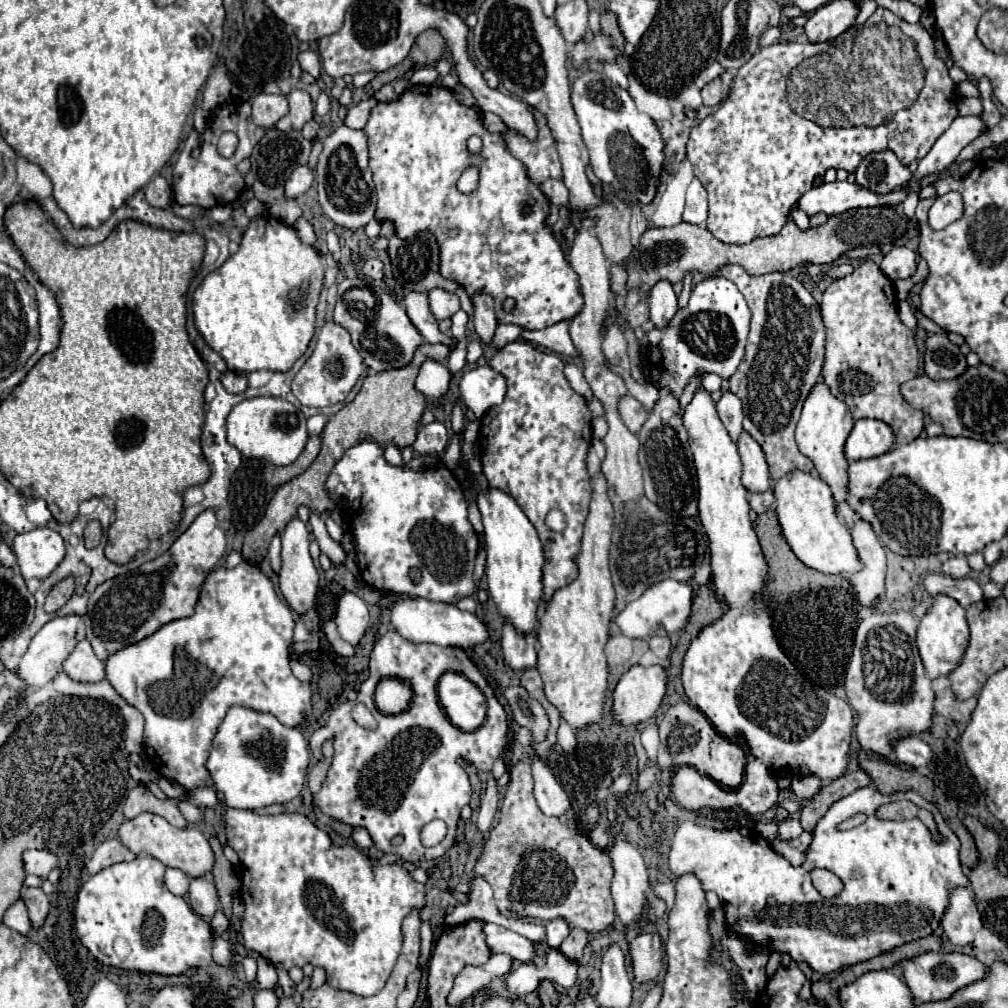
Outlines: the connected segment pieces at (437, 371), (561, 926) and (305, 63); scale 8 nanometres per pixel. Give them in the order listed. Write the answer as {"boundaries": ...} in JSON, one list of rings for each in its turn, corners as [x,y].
{"boundaries":[[[[425,360],[421,364],[421,368],[419,368],[419,376],[417,376],[415,388],[427,398],[427,402],[433,408],[443,408],[441,398],[447,396],[449,382],[451,382],[451,372],[449,372],[449,368],[443,362]]],[[[559,918],[547,922],[545,930],[547,930],[547,942],[549,942],[551,948],[559,948],[561,942],[563,942],[563,940],[569,936],[569,932],[571,932],[569,924],[567,924],[565,920],[559,920]]],[[[311,50],[307,52],[301,52],[299,54],[299,64],[301,64],[301,70],[303,72],[309,72],[313,78],[319,78],[319,70],[321,70],[321,62],[319,62],[319,56]]]]}

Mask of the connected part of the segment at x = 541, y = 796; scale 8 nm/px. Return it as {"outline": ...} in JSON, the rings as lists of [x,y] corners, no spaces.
{"outline":[[[543,762],[533,764],[533,780],[535,780],[535,790],[533,792],[535,792],[537,804],[543,810],[543,814],[555,816],[555,818],[565,816],[571,808],[569,796],[557,784],[555,776],[551,774],[551,770]]]}

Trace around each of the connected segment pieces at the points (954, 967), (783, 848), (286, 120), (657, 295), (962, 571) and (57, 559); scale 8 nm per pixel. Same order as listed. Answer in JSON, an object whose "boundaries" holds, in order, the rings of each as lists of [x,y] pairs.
{"boundaries":[[[[925,952],[913,960],[905,960],[901,964],[903,974],[905,974],[905,982],[909,986],[909,990],[913,992],[913,998],[917,1002],[939,1002],[939,1000],[947,1000],[951,998],[959,988],[965,988],[967,984],[973,984],[975,980],[983,980],[983,976],[987,976],[985,966],[967,956],[967,954],[941,954],[941,952]]],[[[803,832],[799,838],[791,840],[791,842],[781,842],[779,838],[773,842],[773,848],[785,858],[791,862],[791,866],[799,866],[803,864],[805,860],[805,854],[807,854],[807,848],[811,844],[811,834],[809,832]]],[[[293,90],[287,94],[289,100],[289,114],[283,116],[275,128],[281,132],[291,132],[291,130],[301,130],[305,122],[313,118],[313,102],[311,96],[305,90]]],[[[659,280],[651,290],[649,290],[649,318],[657,328],[663,328],[677,310],[677,296],[671,288],[671,282]]],[[[953,556],[949,558],[945,564],[943,564],[943,574],[947,576],[955,576],[955,578],[963,578],[971,572],[969,564],[967,564],[967,558],[963,556]]],[[[35,528],[27,534],[17,534],[13,552],[25,580],[47,578],[65,558],[65,542],[51,528]]]]}

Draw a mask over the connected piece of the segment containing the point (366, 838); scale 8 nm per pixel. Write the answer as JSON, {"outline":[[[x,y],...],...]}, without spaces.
{"outline":[[[355,828],[355,830],[353,830],[353,842],[355,842],[355,846],[361,848],[361,850],[367,850],[367,848],[373,846],[371,836],[369,836],[363,828]]]}

